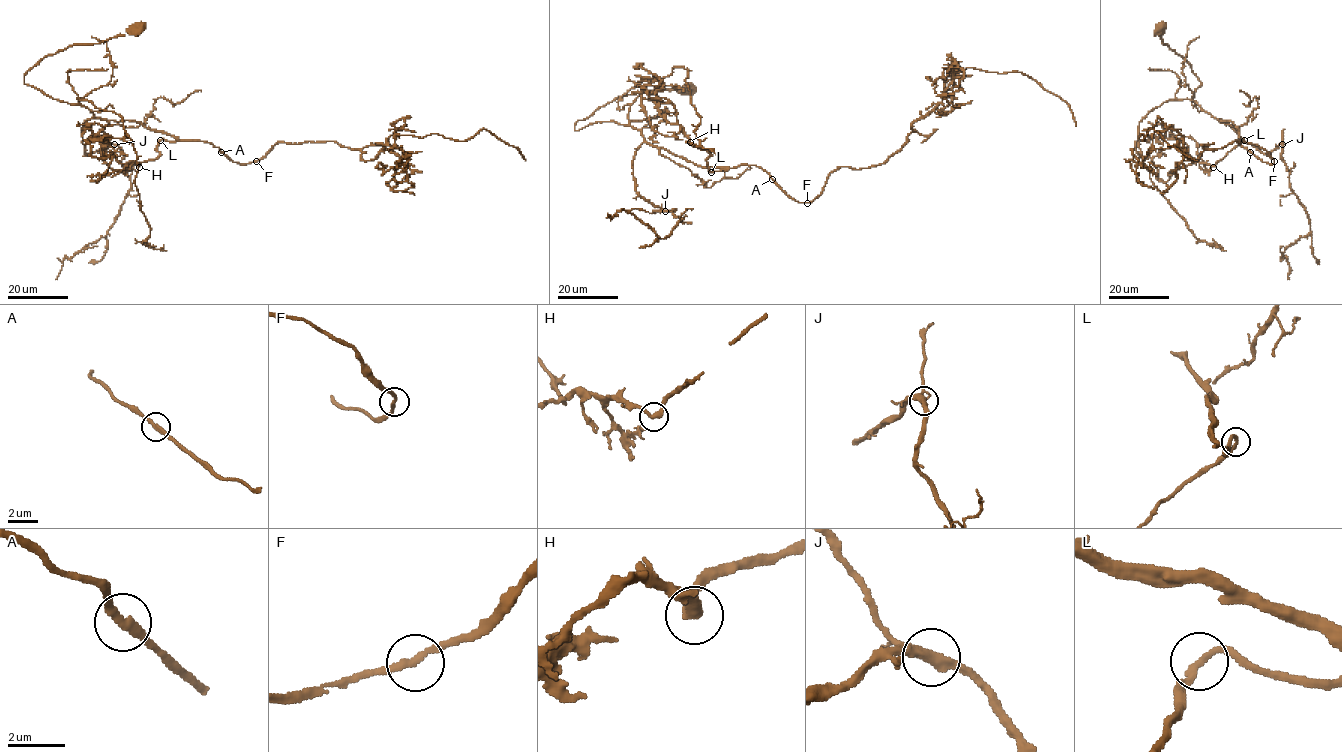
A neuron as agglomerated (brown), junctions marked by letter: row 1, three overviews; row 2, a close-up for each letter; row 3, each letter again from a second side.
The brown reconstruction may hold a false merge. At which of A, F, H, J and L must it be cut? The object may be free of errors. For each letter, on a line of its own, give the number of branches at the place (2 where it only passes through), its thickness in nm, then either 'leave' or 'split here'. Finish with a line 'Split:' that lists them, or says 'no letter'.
A: 2 branches meet; 280 nm thick; leave
F: 2 branches meet; 200 nm thick; leave
H: 2 branches meet; 380 nm thick; leave
J: 2 branches meet; 380 nm thick; leave
L: 2 branches meet; 240 nm thick; leave
Split: no letter

